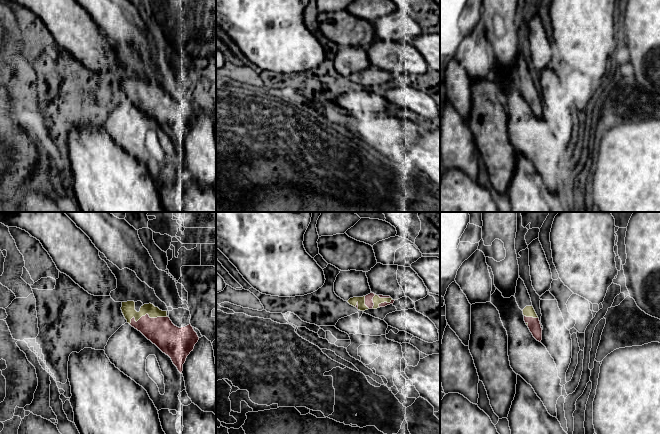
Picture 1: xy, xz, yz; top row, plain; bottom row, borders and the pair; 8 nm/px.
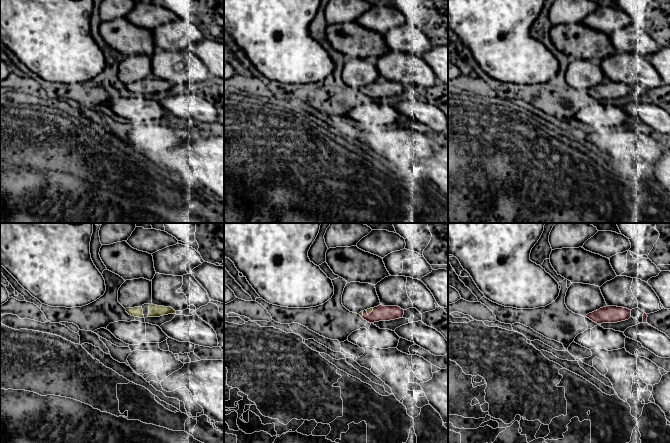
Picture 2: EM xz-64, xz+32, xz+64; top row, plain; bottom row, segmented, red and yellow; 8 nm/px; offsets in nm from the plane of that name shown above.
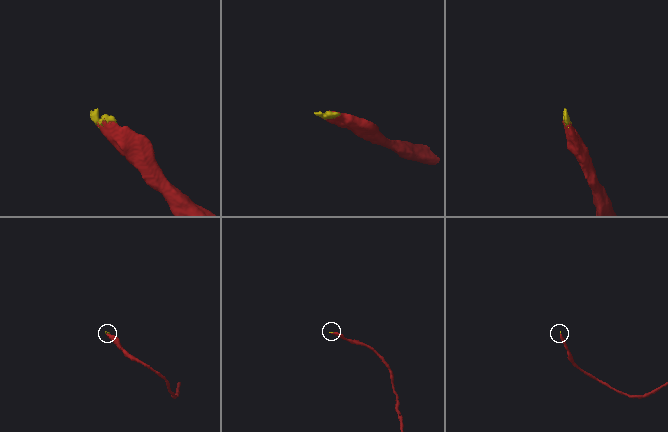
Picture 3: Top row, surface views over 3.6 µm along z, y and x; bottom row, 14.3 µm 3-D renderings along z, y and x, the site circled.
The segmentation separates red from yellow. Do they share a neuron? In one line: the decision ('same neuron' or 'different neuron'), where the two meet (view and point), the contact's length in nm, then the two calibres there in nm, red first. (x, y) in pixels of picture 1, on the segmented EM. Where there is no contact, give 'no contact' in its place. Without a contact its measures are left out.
same neuron | xy (146, 314) | 320 nm | 220/110 nm

